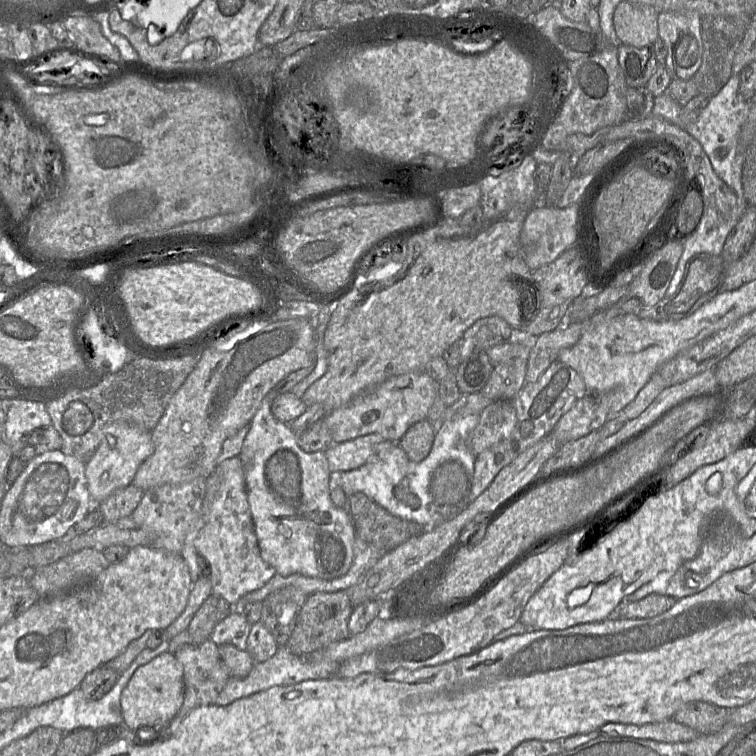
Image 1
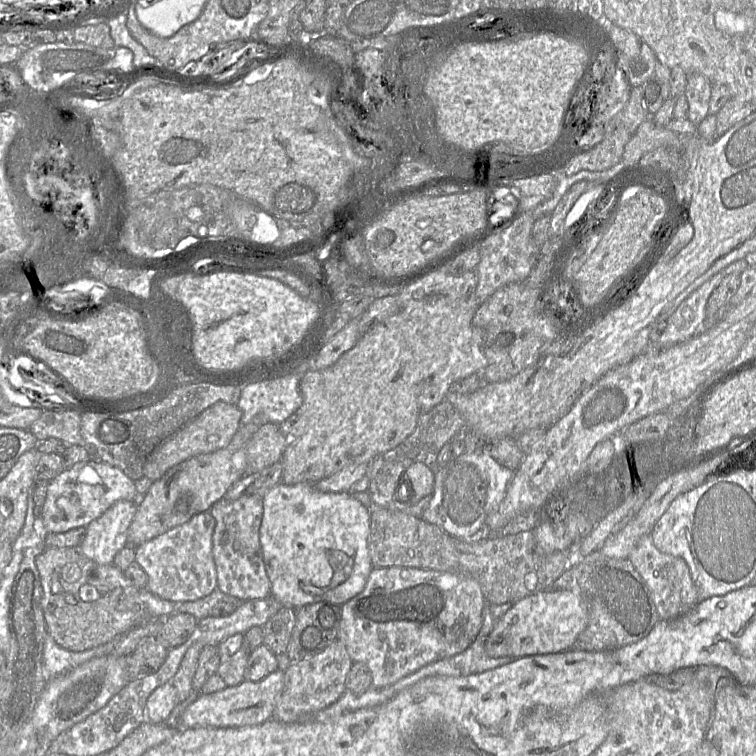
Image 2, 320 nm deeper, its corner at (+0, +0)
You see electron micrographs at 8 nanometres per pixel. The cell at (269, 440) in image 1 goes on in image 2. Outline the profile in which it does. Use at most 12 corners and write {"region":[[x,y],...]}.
{"region":[[353,492],[262,497],[271,598],[342,606],[373,568]]}

